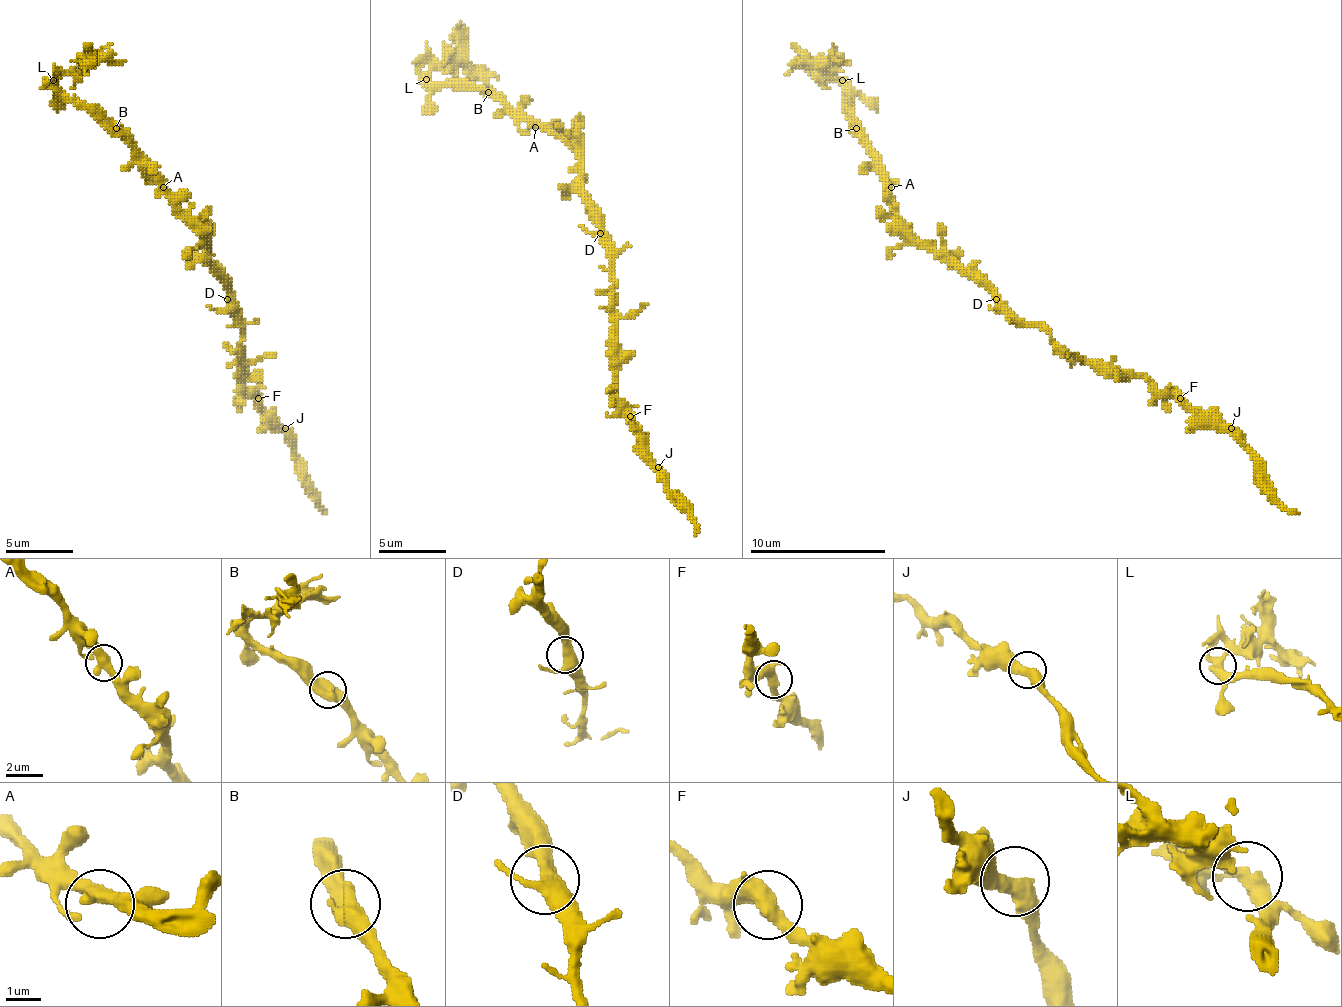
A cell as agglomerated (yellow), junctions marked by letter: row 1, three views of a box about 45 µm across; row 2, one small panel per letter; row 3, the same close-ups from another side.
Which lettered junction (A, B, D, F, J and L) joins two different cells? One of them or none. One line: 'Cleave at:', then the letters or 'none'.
Cleave at: L

